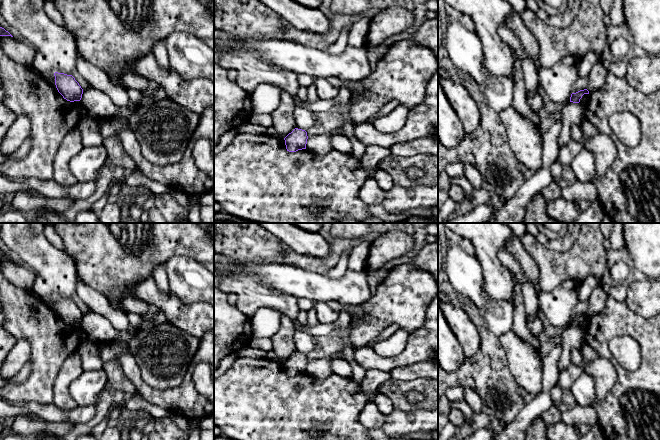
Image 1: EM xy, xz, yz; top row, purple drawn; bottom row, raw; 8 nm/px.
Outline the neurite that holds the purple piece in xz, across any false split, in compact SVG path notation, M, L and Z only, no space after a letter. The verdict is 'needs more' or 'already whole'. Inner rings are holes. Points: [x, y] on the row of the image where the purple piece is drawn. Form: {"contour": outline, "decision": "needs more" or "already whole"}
{"contour": "M295 128L284 138L287 151L296 152L306 149L307 139L308 136L305 130Z", "decision": "already whole"}

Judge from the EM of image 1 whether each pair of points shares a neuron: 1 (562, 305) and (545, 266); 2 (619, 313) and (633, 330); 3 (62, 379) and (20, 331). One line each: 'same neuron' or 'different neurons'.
1: different neurons
2: same neuron
3: different neurons

